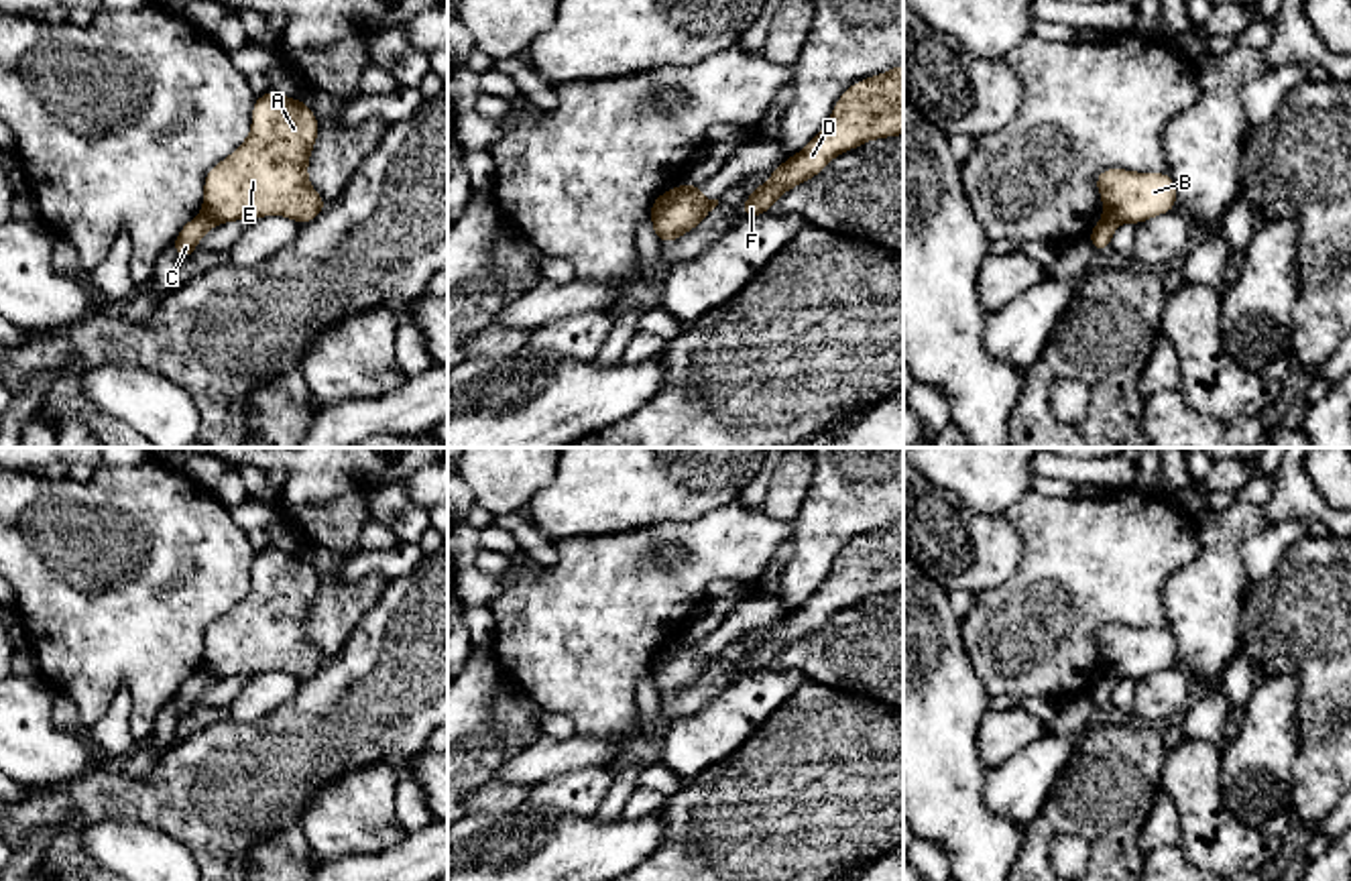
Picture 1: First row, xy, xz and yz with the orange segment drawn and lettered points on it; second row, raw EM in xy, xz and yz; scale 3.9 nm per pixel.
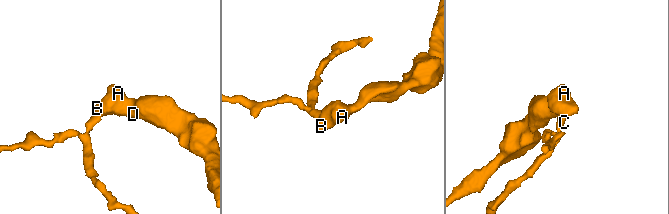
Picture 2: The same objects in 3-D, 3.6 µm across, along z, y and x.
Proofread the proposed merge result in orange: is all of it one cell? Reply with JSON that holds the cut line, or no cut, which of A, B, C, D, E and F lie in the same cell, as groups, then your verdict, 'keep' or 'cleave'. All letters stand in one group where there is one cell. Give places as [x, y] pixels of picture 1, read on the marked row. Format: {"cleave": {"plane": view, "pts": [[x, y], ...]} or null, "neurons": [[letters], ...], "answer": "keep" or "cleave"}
{"cleave": {"plane": "yz", "pts": [[1105, 214], [1120, 222]]}, "neurons": [["A", "B", "D", "E", "F"], ["C"]], "answer": "cleave"}

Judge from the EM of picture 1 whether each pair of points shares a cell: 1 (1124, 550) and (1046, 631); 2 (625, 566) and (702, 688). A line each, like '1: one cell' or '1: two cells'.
1: one cell
2: two cells

